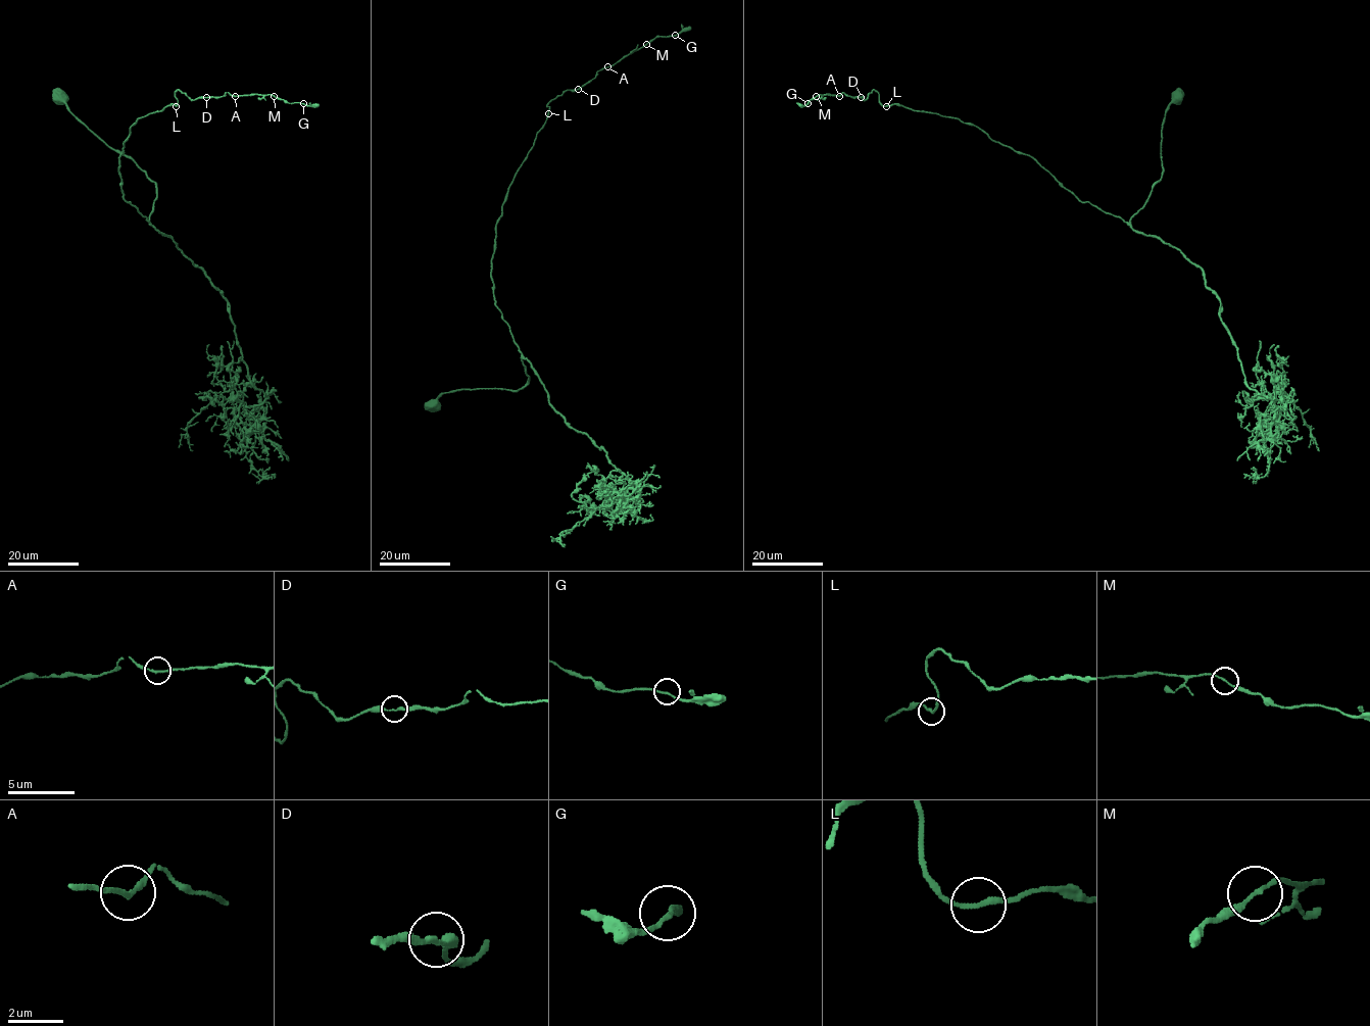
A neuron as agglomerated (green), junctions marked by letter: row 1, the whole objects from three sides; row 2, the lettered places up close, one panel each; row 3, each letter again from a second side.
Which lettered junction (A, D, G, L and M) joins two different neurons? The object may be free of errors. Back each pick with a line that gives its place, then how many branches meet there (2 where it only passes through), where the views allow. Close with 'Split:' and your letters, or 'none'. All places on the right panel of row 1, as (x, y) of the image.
Split: none

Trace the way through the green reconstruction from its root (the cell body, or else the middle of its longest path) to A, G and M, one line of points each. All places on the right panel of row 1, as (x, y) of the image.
A: (1176, 95), (1163, 174), (1128, 223), (974, 125), (883, 105), (874, 90), (839, 96)
G: (1176, 95), (1163, 174), (1128, 223), (956, 117), (883, 105), (874, 90), (808, 103)
M: (1176, 95), (1163, 174), (1128, 223), (974, 125), (883, 105), (874, 90), (817, 96)

